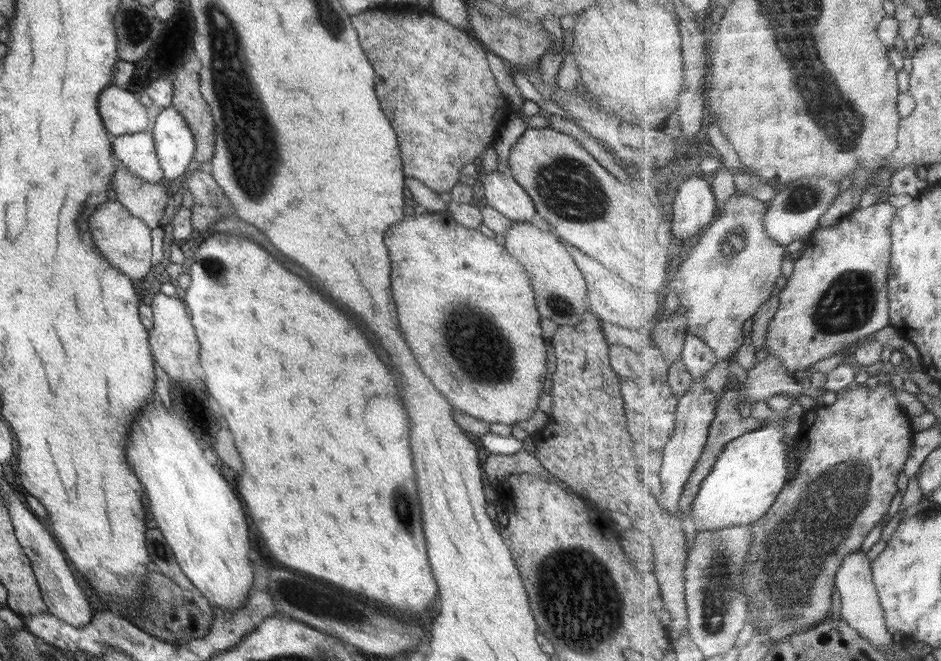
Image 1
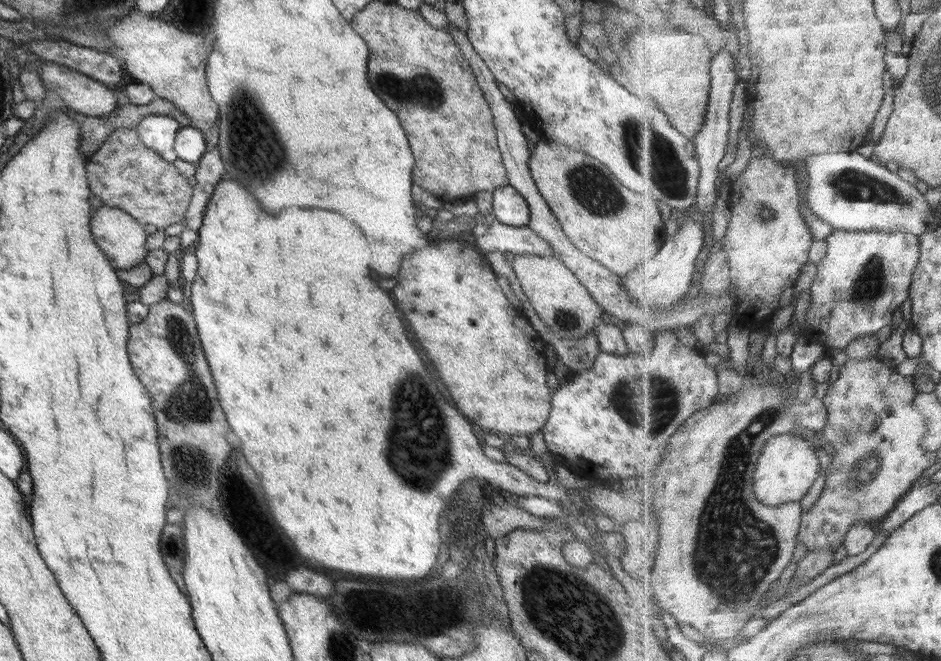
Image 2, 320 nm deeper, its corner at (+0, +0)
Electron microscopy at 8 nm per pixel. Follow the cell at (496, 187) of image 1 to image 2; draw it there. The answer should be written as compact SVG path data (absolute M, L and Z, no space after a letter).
M508 184L496 188L492 193L492 213L495 221L505 226L526 226L529 218L529 209L519 193Z

